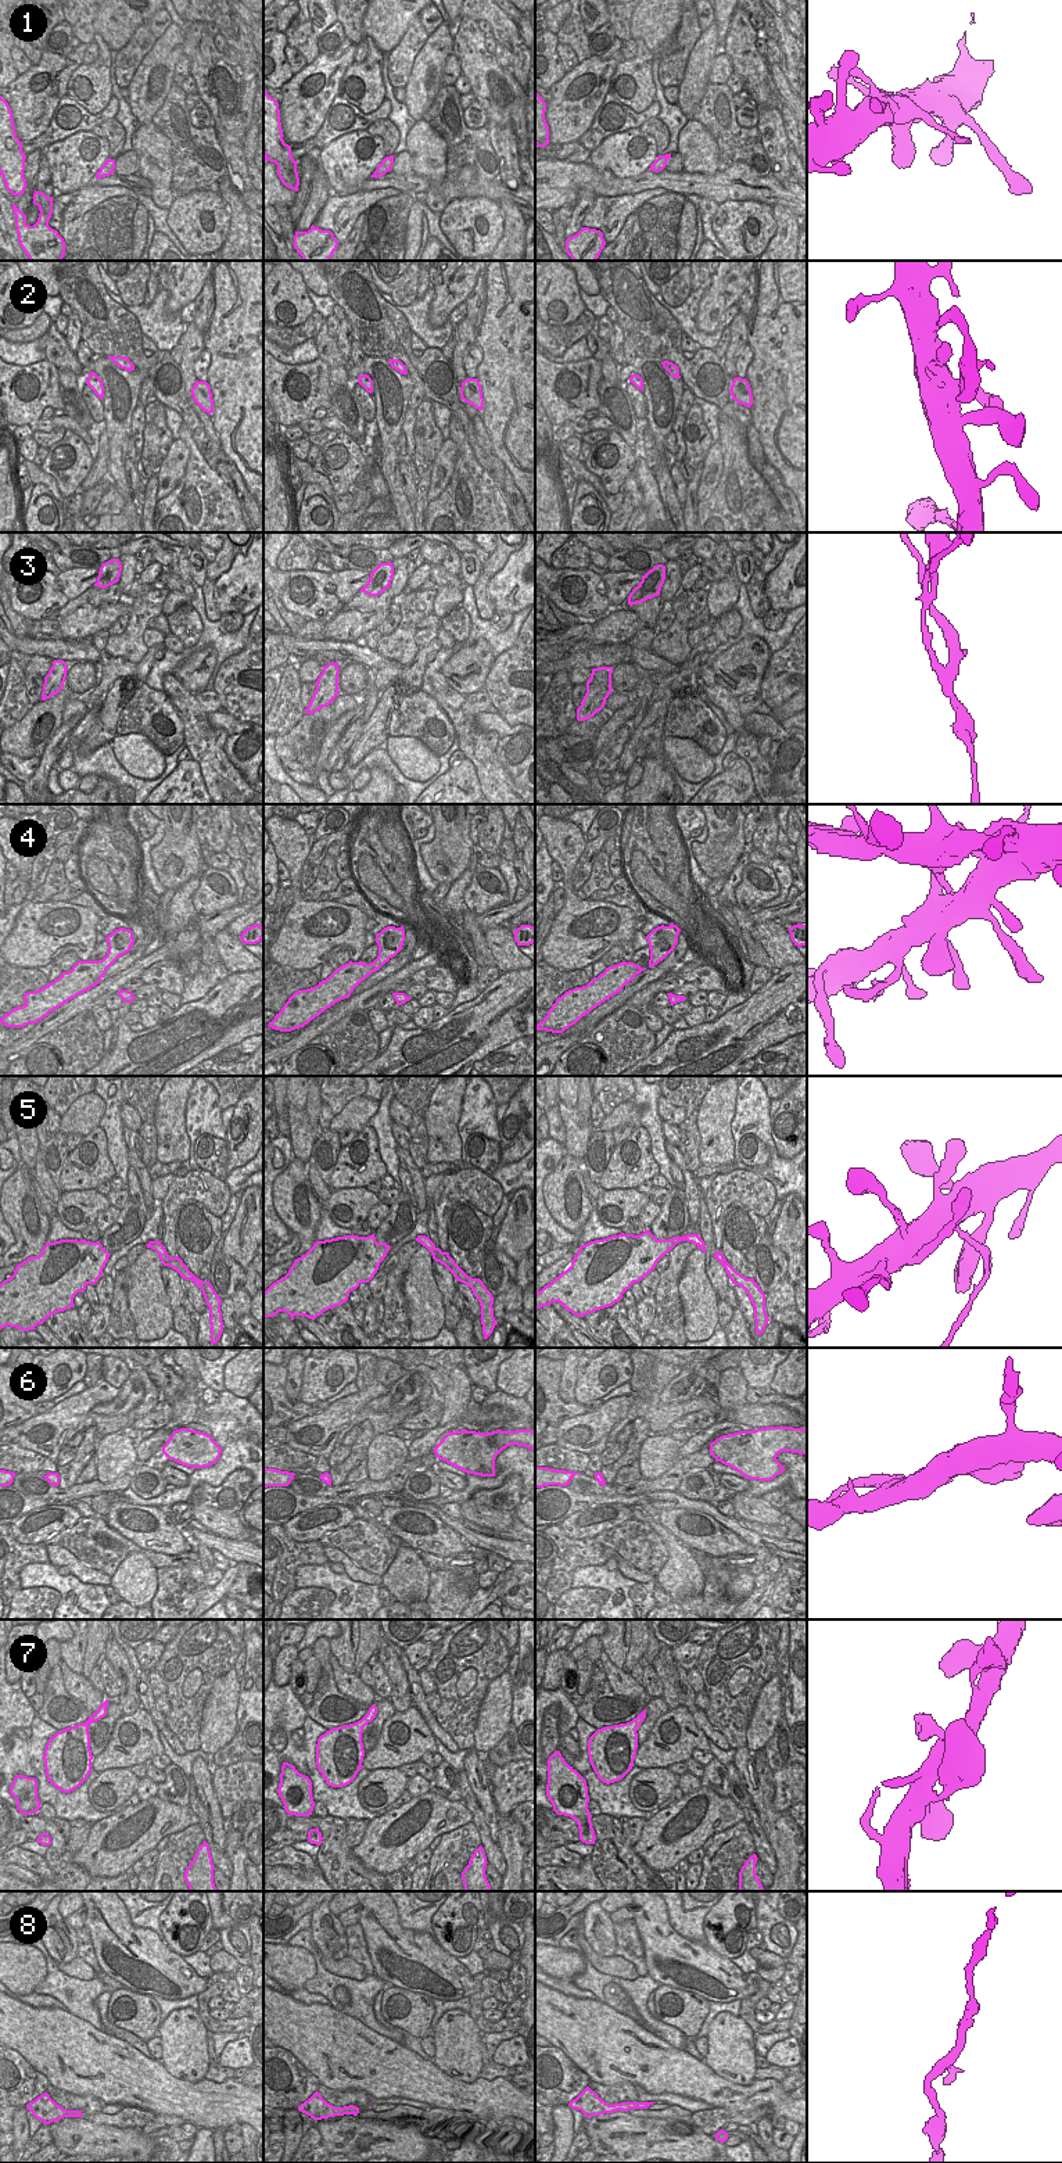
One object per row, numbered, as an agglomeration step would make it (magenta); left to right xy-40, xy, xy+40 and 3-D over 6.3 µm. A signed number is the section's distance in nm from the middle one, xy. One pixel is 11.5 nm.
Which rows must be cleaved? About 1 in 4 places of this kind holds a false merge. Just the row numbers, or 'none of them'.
3, 5.

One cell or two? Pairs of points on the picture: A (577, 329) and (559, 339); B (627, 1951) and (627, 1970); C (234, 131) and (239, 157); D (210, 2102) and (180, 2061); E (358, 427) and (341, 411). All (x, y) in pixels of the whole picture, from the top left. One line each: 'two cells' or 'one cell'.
A: one cell
B: two cells
C: two cells
D: two cells
E: one cell

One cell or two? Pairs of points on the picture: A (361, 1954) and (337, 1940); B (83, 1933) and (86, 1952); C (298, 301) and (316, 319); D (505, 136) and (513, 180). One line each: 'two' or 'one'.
A: two
B: one
C: two
D: one

